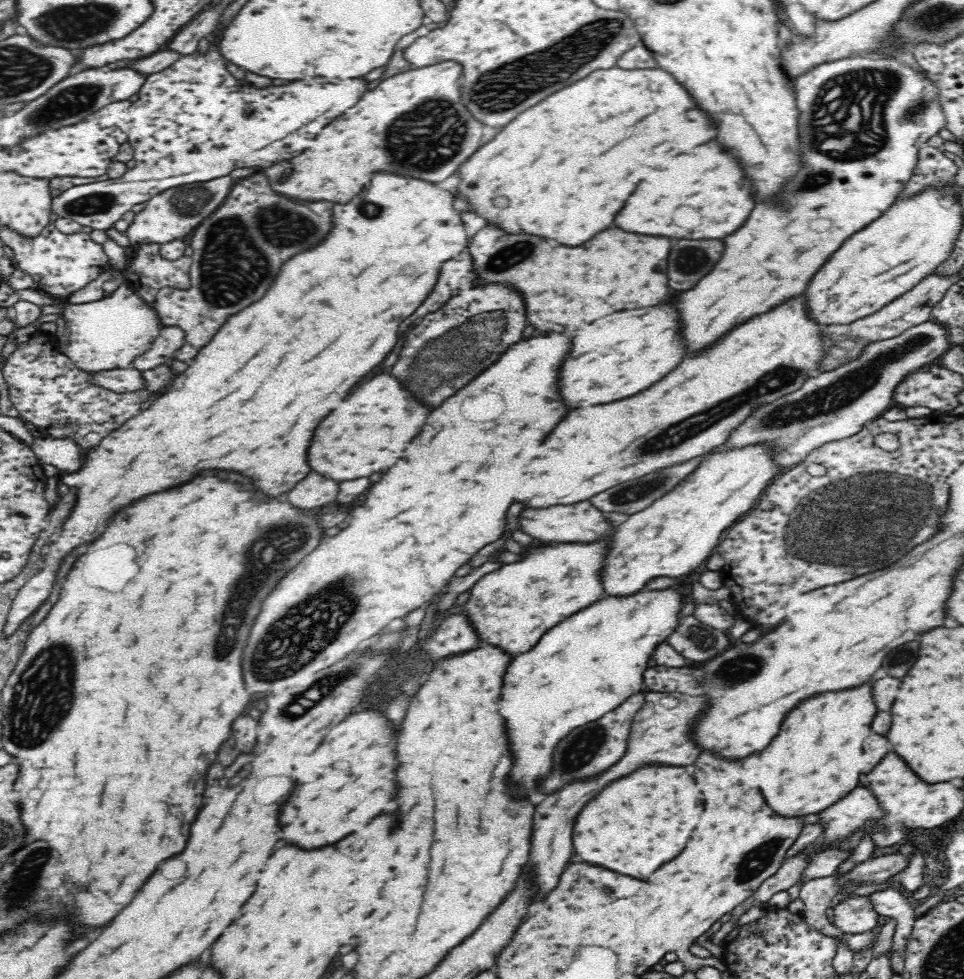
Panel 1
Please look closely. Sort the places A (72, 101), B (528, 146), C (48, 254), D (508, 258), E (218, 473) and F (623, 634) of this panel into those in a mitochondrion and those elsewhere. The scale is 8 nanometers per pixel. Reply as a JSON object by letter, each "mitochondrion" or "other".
{"A":"mitochondrion","B":"other","C":"other","D":"mitochondrion","E":"other","F":"other"}

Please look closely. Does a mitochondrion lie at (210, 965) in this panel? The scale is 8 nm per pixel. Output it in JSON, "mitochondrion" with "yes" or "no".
{"mitochondrion":"no"}

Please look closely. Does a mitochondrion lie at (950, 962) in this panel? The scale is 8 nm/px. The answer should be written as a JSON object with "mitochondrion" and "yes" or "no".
{"mitochondrion":"yes"}

